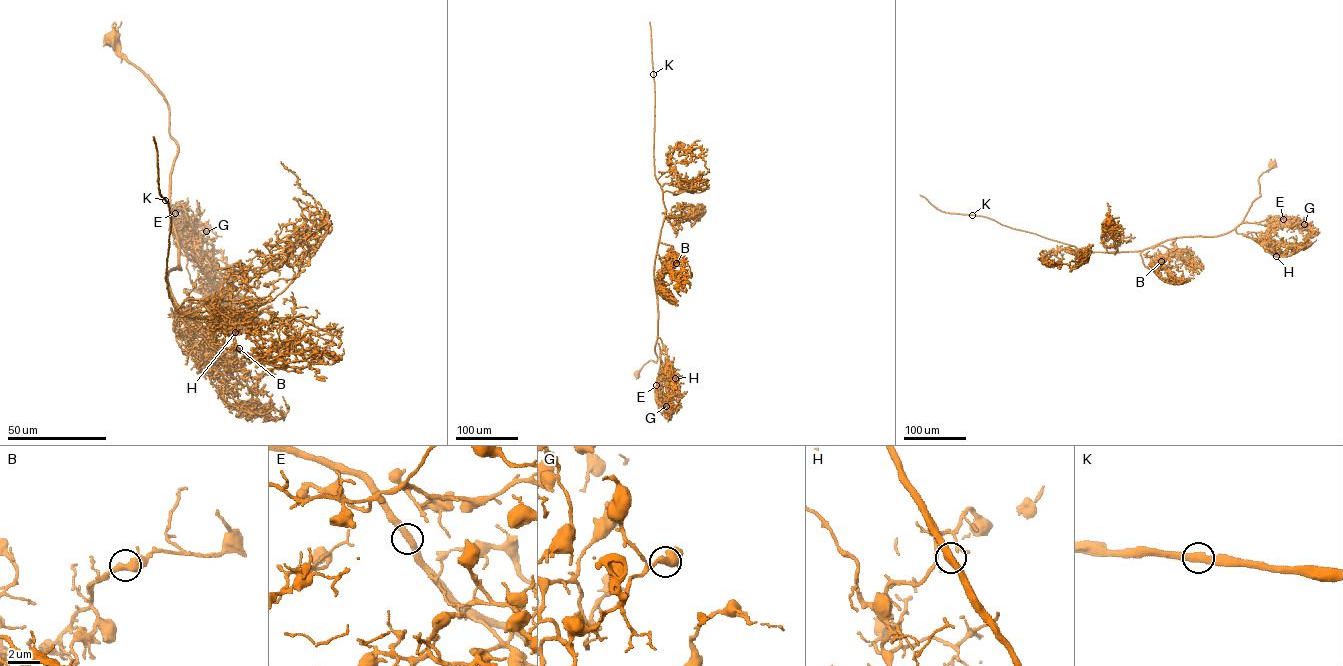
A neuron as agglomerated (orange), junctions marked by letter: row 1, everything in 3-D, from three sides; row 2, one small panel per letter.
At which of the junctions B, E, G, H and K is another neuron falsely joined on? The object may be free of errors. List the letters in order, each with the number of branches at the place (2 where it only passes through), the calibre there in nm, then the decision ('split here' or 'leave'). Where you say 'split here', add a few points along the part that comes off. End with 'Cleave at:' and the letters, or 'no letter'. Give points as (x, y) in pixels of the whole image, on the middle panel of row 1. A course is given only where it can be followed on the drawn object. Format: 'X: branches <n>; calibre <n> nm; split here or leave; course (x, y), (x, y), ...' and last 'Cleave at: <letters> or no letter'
B: branches 2; calibre 440 nm; leave
E: branches 2; calibre 440 nm; leave
G: branches 2; calibre 440 nm; leave
H: branches 2; calibre 440 nm; leave
K: branches 2; calibre 440 nm; leave
Cleave at: no letter

